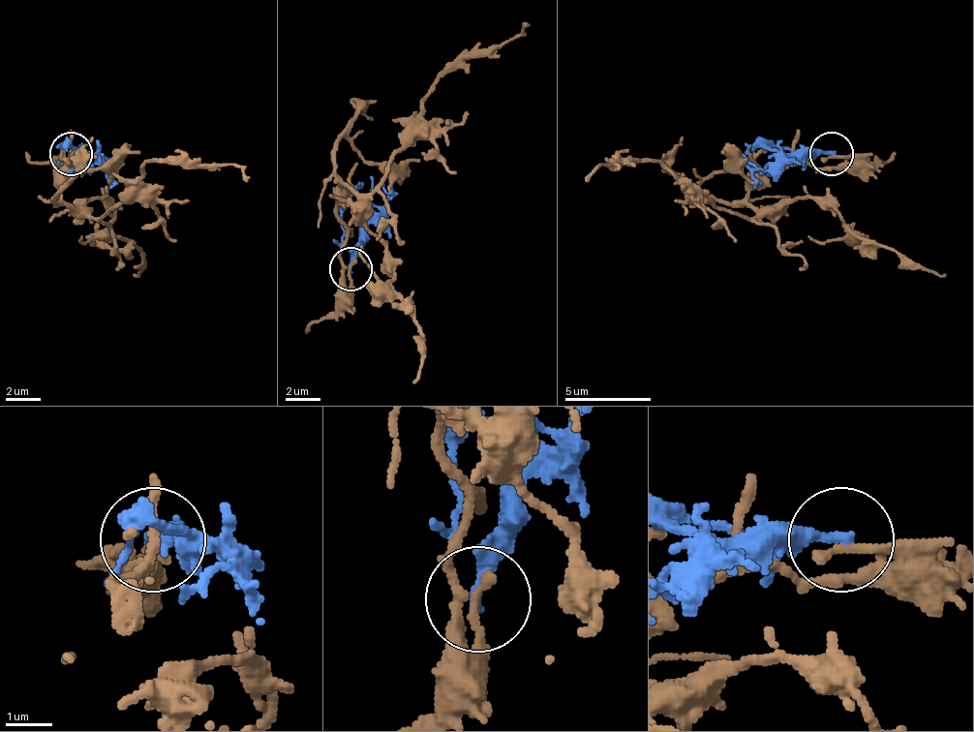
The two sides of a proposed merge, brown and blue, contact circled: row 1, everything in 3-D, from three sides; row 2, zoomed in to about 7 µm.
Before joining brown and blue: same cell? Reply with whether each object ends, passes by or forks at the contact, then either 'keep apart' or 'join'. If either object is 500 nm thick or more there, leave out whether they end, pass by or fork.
brown ends; blue ends; keep apart

